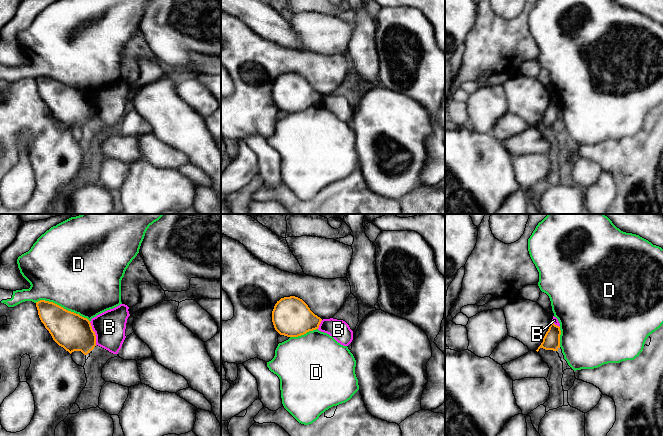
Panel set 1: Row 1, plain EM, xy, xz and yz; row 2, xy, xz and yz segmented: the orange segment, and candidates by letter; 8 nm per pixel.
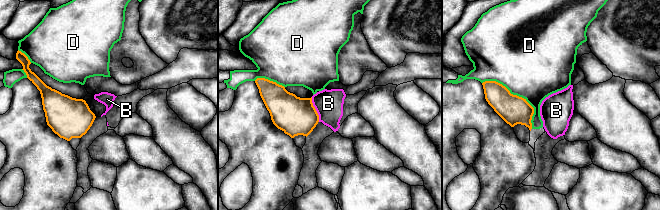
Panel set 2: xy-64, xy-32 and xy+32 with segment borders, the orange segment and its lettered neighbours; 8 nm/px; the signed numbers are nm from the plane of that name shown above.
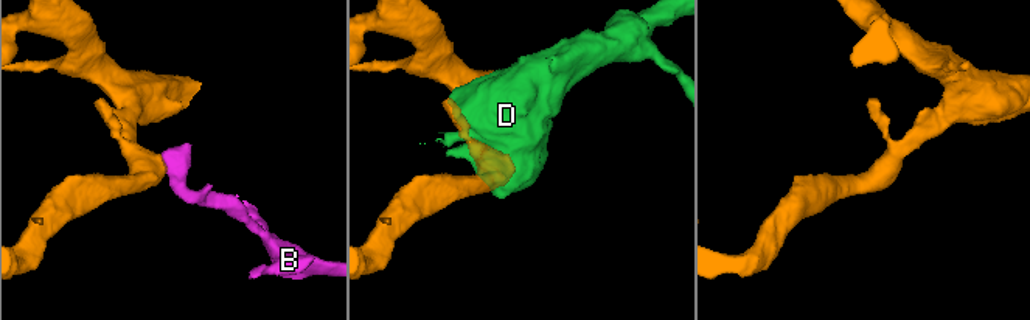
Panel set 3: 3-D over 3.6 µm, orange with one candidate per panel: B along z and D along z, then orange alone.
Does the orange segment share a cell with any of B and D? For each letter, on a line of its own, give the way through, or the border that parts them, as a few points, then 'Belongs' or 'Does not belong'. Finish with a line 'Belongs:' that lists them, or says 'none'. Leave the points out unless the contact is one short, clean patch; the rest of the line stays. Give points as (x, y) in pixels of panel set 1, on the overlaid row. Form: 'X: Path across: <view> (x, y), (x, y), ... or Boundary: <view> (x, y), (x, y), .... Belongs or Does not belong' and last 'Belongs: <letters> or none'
B: Boundary: xy (89, 321), (95, 335), (96, 344). Does not belong
D: Does not belong
Belongs: none

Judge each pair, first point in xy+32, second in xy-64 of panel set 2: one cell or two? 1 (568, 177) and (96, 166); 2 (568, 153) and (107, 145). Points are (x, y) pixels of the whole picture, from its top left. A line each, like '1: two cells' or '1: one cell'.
1: one cell
2: one cell

